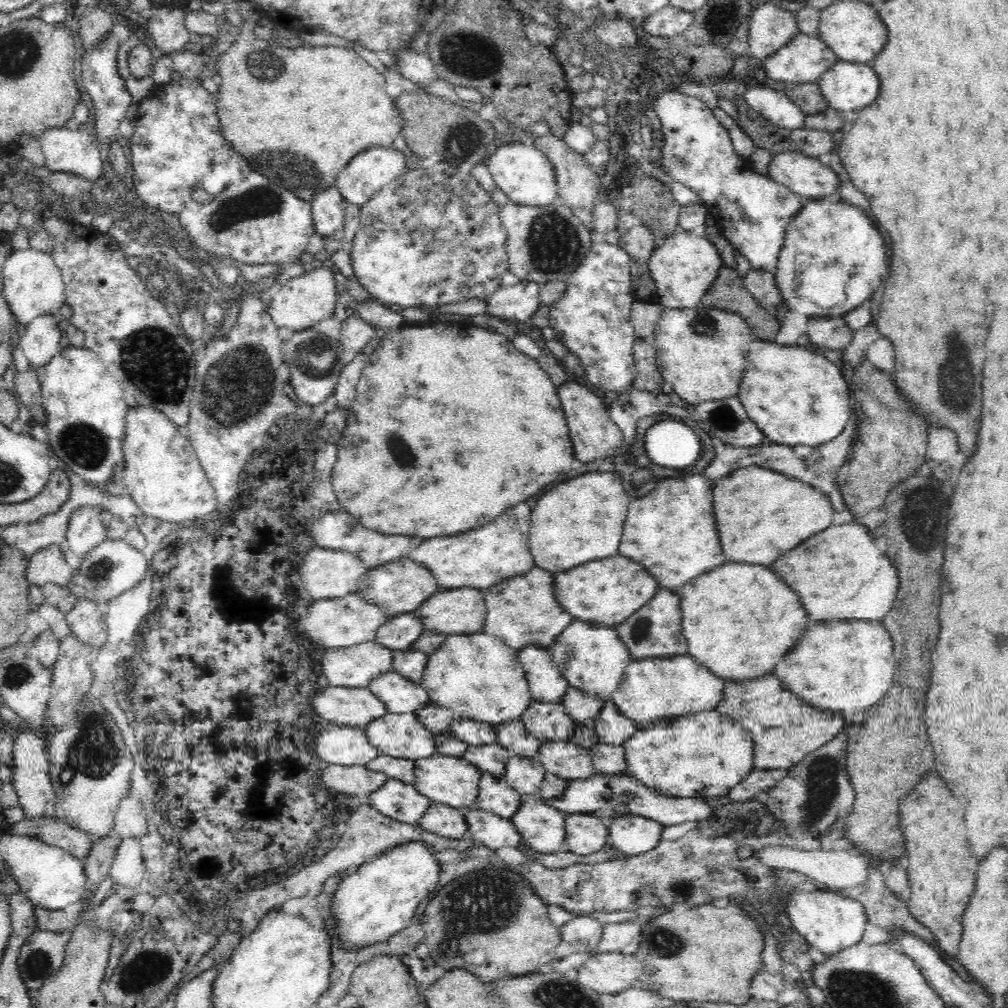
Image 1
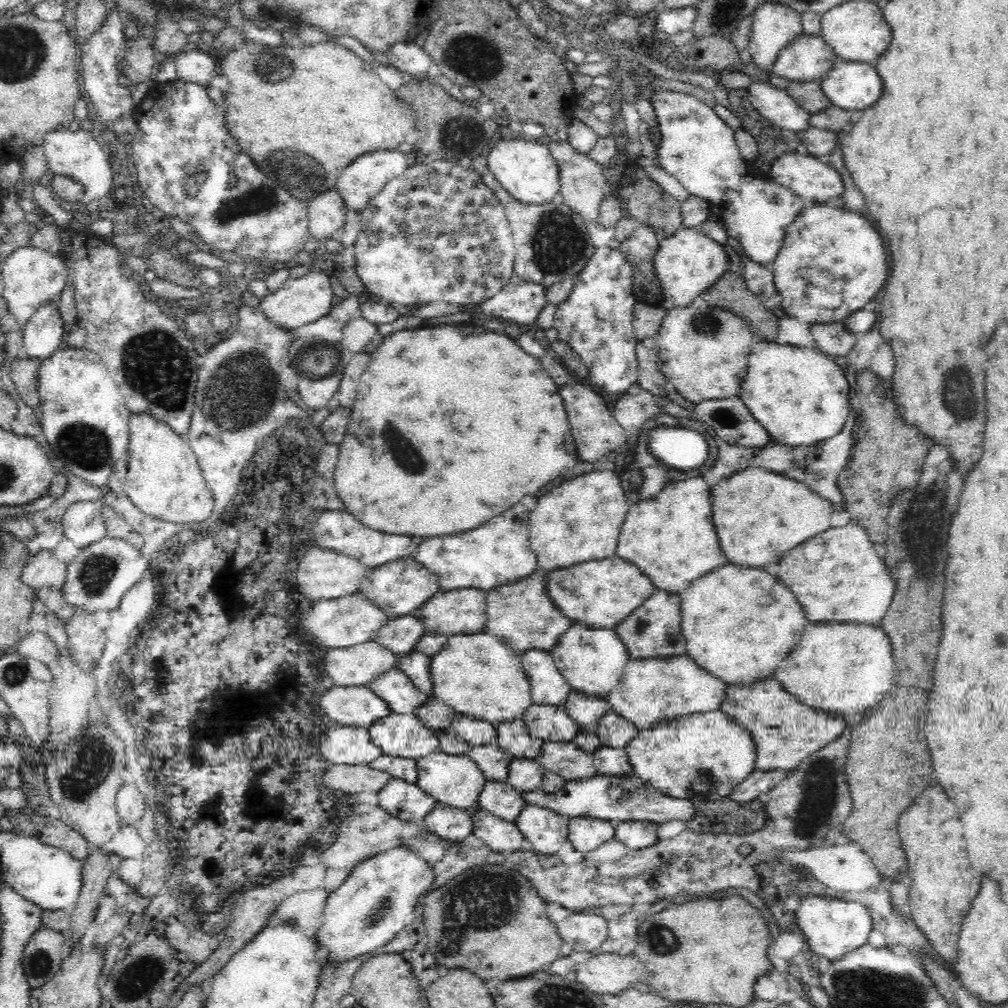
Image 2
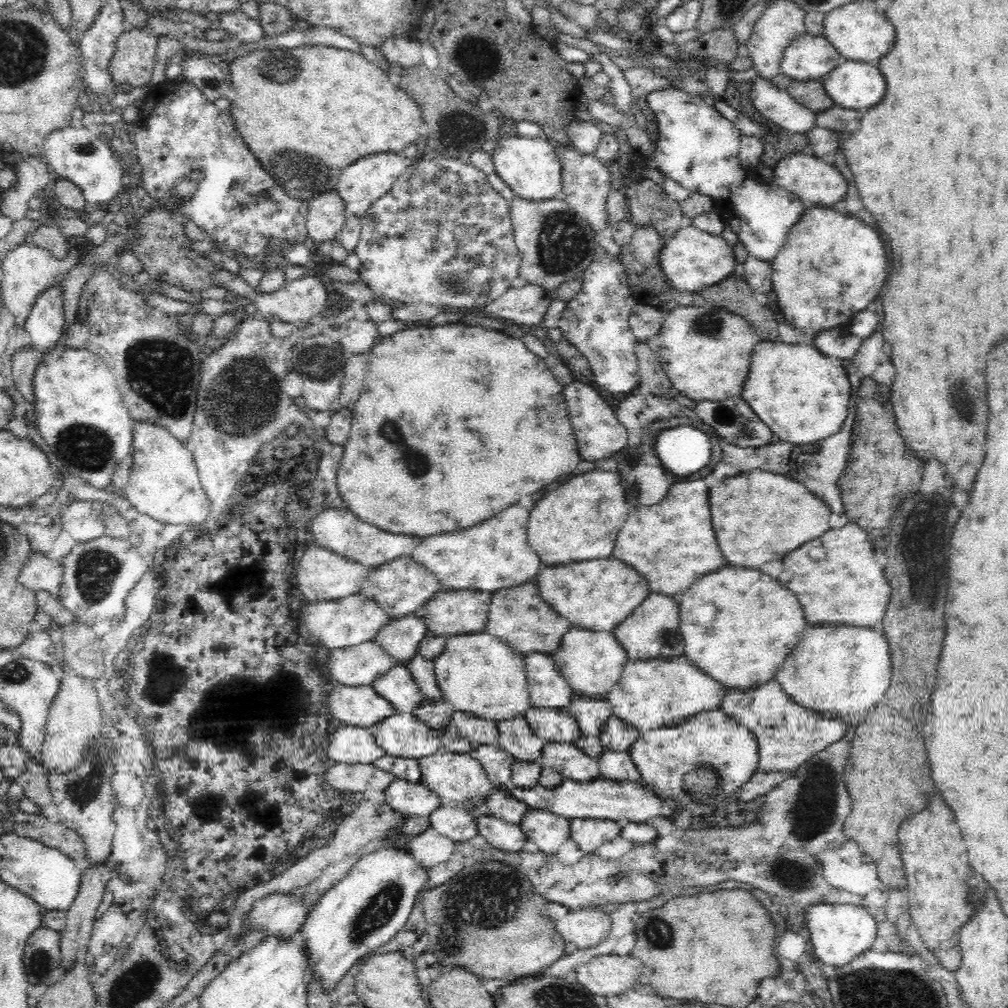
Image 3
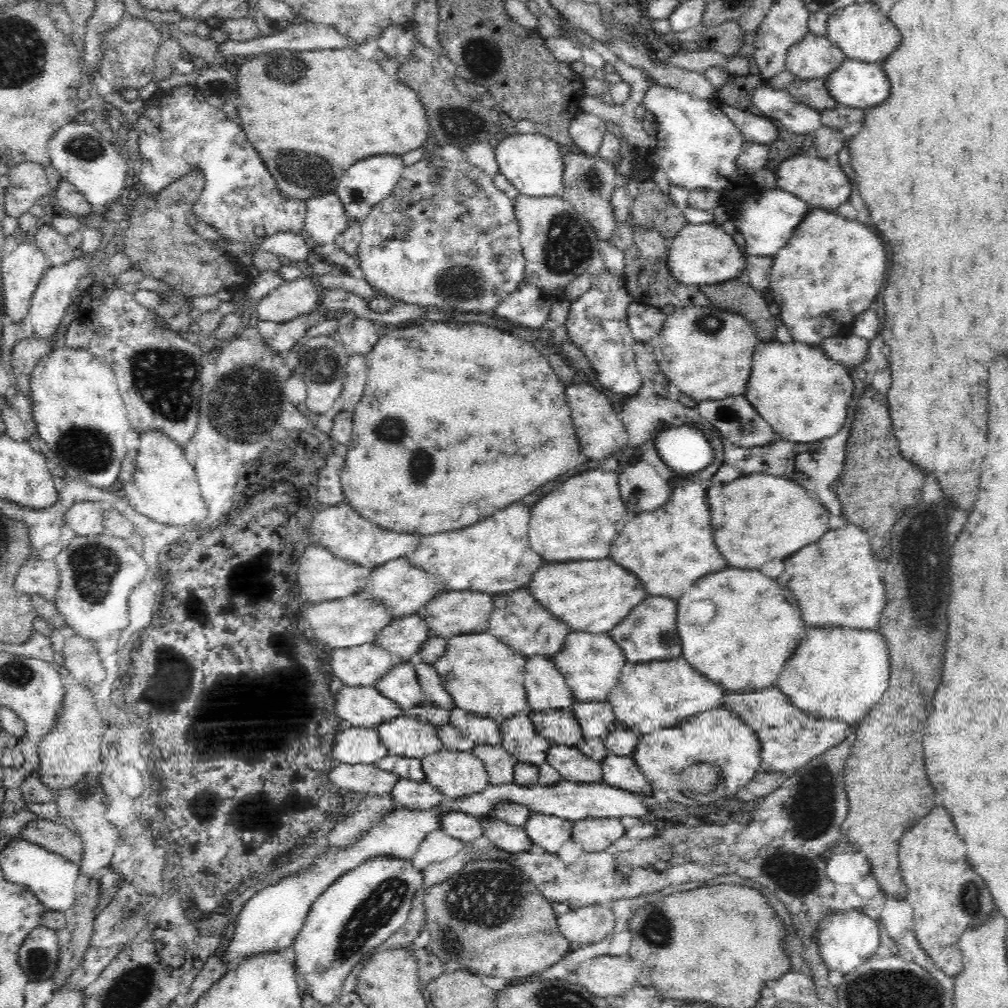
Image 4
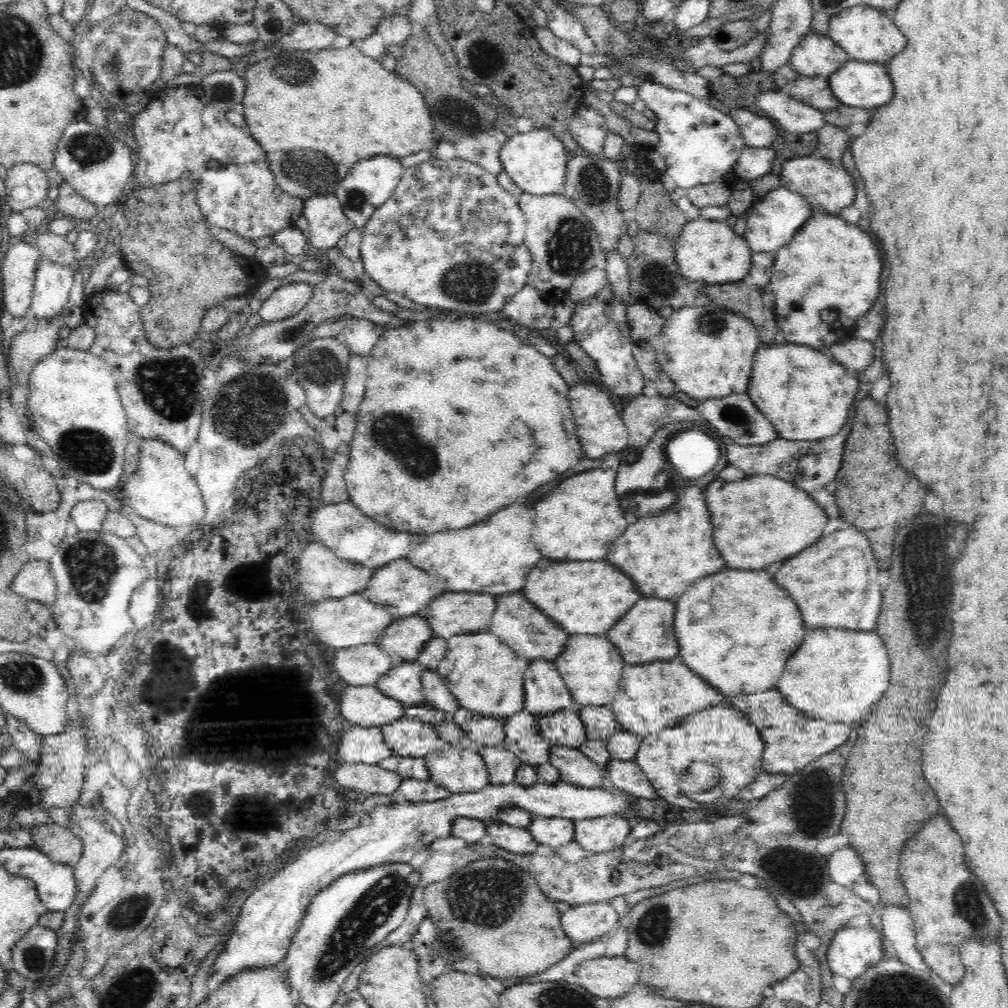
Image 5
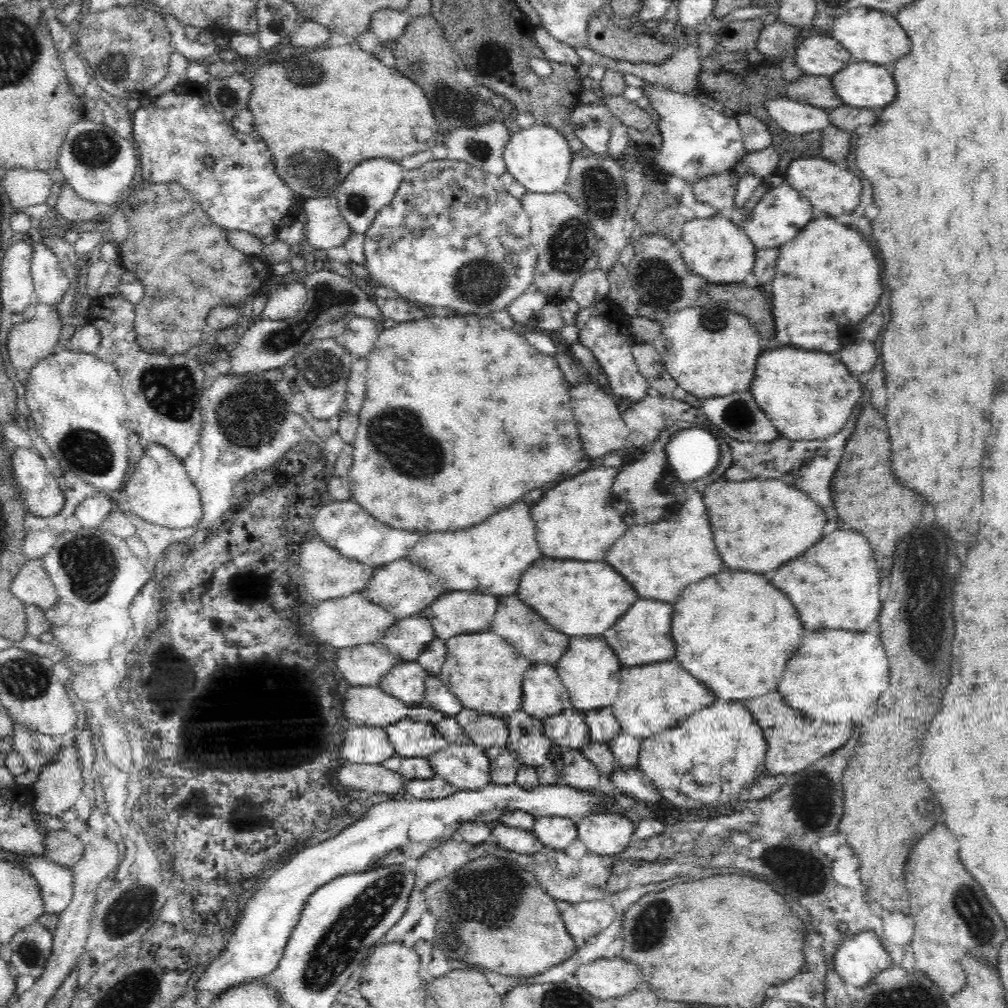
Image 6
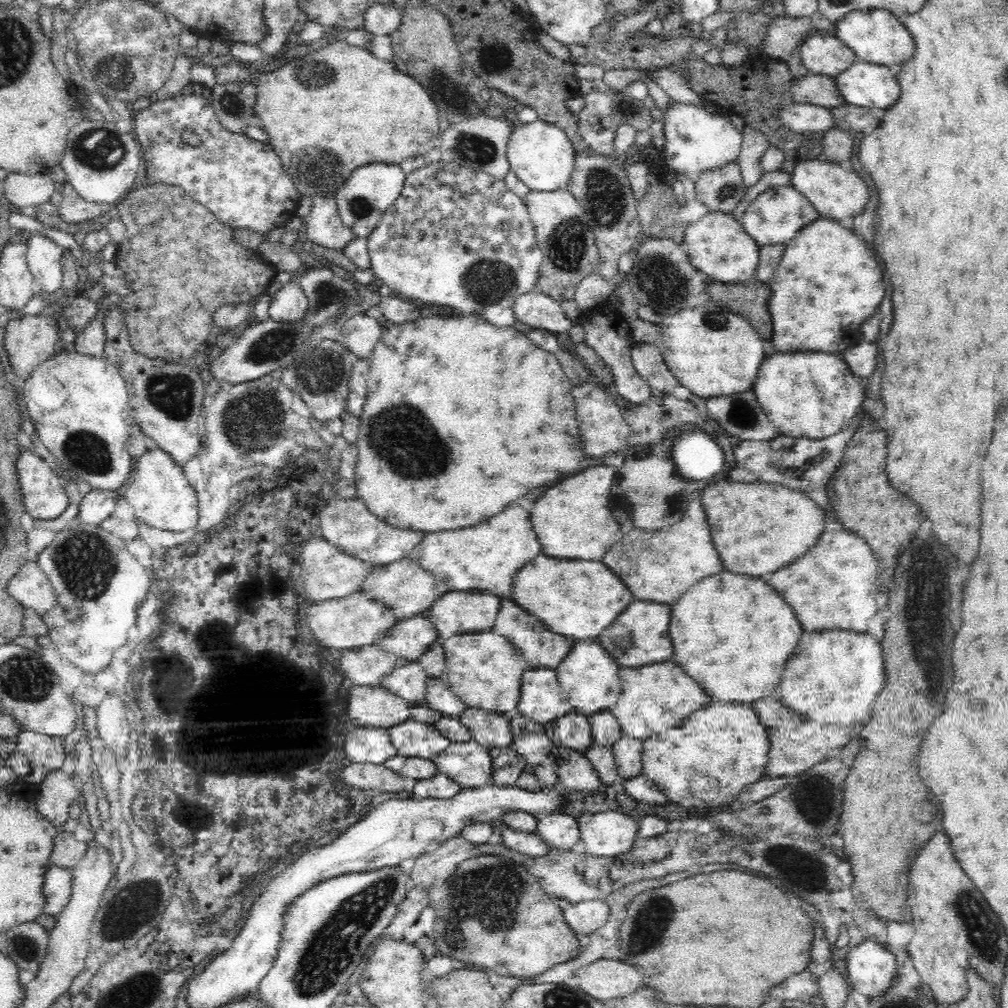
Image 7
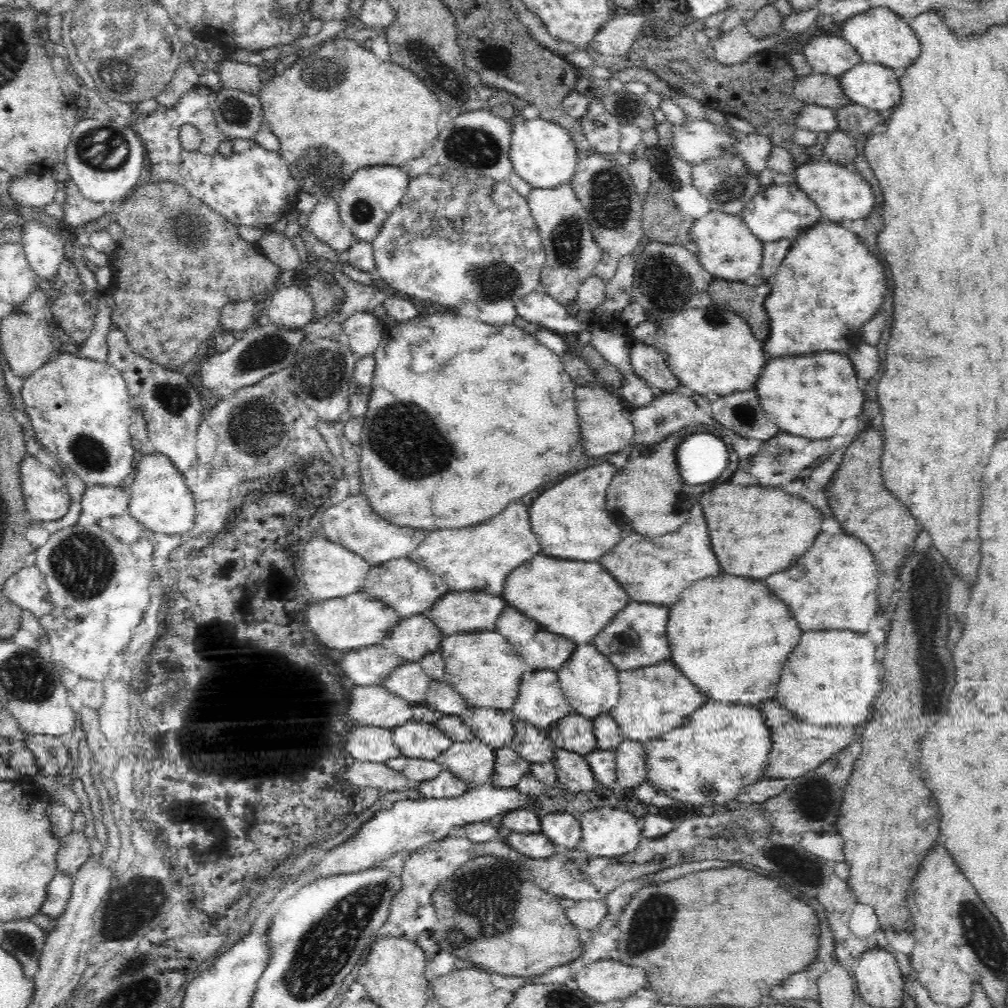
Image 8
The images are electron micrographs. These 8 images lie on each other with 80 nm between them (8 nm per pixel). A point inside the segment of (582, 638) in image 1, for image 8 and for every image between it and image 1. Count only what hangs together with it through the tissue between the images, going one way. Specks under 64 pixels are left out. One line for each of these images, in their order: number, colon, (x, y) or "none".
2: (592, 661)
3: (591, 662)
4: (592, 665)
5: (591, 666)
6: (590, 670)
7: (589, 675)
8: (590, 682)

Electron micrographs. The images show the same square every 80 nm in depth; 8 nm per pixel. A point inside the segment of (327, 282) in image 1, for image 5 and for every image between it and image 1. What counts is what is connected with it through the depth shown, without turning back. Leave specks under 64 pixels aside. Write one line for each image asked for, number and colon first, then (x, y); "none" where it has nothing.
2: (303, 300)
3: (301, 299)
4: (298, 297)
5: (287, 300)

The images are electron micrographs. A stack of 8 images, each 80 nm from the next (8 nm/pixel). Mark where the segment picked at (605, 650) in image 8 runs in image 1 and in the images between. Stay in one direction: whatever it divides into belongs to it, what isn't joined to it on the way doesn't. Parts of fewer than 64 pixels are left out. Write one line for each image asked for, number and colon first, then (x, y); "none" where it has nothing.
1: (654, 630)
2: (653, 630)
3: (653, 629)
4: (649, 633)
5: (645, 634)
6: (642, 636)
7: (640, 636)

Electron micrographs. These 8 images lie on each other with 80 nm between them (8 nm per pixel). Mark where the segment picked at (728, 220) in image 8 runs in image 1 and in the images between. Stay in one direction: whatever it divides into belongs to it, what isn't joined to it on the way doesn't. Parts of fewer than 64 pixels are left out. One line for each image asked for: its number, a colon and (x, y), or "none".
1: (684, 266)
2: (687, 263)
3: (692, 260)
4: (697, 255)
5: (708, 251)
6: (714, 248)
7: (717, 245)

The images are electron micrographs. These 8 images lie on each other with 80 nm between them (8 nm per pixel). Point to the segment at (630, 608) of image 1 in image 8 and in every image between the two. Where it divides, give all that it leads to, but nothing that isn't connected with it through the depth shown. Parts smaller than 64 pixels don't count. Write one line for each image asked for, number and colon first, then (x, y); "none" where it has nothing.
2: (616, 586)
3: (598, 594)
4: (592, 595)
5: (583, 597)
6: (579, 598)
7: (579, 598)
8: (576, 600)

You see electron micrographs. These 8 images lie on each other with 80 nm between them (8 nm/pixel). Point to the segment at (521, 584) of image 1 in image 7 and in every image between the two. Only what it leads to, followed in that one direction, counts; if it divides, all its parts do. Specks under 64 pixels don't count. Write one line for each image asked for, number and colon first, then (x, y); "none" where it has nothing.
2: (522, 615)
3: (518, 616)
4: (526, 627)
5: (516, 622)
6: (514, 622)
7: (541, 648)

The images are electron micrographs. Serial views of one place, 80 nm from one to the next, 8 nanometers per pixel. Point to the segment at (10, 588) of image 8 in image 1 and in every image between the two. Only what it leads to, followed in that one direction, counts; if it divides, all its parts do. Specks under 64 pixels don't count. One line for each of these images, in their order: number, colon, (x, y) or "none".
1: (47, 565)
2: (44, 570)
3: (40, 573)
4: (37, 576)
5: (34, 581)
6: (32, 585)
7: (30, 587)

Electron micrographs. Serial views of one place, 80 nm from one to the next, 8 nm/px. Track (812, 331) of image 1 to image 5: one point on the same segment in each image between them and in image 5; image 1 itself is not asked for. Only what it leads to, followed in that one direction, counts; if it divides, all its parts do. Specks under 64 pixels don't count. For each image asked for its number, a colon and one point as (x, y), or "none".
2: (834, 338)
3: (840, 343)
4: (849, 350)
5: (856, 354)

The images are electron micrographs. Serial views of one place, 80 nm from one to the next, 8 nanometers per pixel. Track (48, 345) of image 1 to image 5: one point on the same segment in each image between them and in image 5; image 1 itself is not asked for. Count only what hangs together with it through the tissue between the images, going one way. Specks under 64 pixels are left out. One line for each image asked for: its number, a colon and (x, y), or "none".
2: (43, 333)
3: (45, 323)
4: (50, 302)
5: (53, 283)

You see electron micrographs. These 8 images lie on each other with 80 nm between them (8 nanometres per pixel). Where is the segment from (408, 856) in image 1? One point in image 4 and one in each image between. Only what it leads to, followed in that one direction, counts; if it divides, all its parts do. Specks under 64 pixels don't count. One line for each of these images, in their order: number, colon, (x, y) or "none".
2: (378, 899)
3: (363, 911)
4: (362, 909)

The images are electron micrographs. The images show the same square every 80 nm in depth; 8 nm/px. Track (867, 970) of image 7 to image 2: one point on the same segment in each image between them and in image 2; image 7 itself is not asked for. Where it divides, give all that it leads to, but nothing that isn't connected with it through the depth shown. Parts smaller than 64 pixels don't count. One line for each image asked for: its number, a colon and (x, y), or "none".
2: (832, 926)
3: (839, 933)
4: (845, 940)
5: (852, 949)
6: (861, 956)

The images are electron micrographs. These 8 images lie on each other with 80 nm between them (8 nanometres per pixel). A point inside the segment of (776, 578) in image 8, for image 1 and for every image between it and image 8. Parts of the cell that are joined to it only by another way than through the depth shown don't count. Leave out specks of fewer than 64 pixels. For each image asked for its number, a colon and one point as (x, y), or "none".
1: (839, 574)
2: (850, 583)
3: (847, 585)
4: (837, 579)
5: (835, 583)
6: (835, 584)
7: (833, 586)

